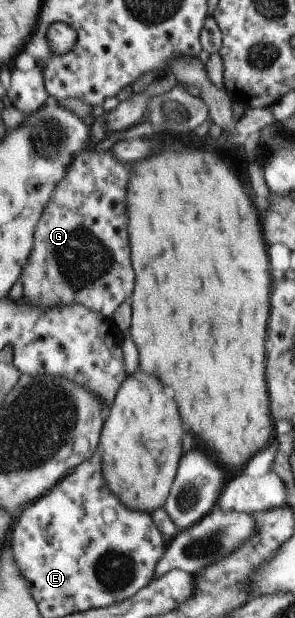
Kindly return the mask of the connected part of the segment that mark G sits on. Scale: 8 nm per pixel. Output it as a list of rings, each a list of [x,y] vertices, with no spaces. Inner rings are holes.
[[[93,149],[76,156],[69,172],[55,190],[51,202],[40,219],[35,234],[35,246],[23,270],[24,299],[42,308],[80,303],[110,317],[112,312],[130,296],[134,272],[128,260],[126,236],[126,210],[124,190],[130,166],[116,162],[110,151],[100,153]]]

